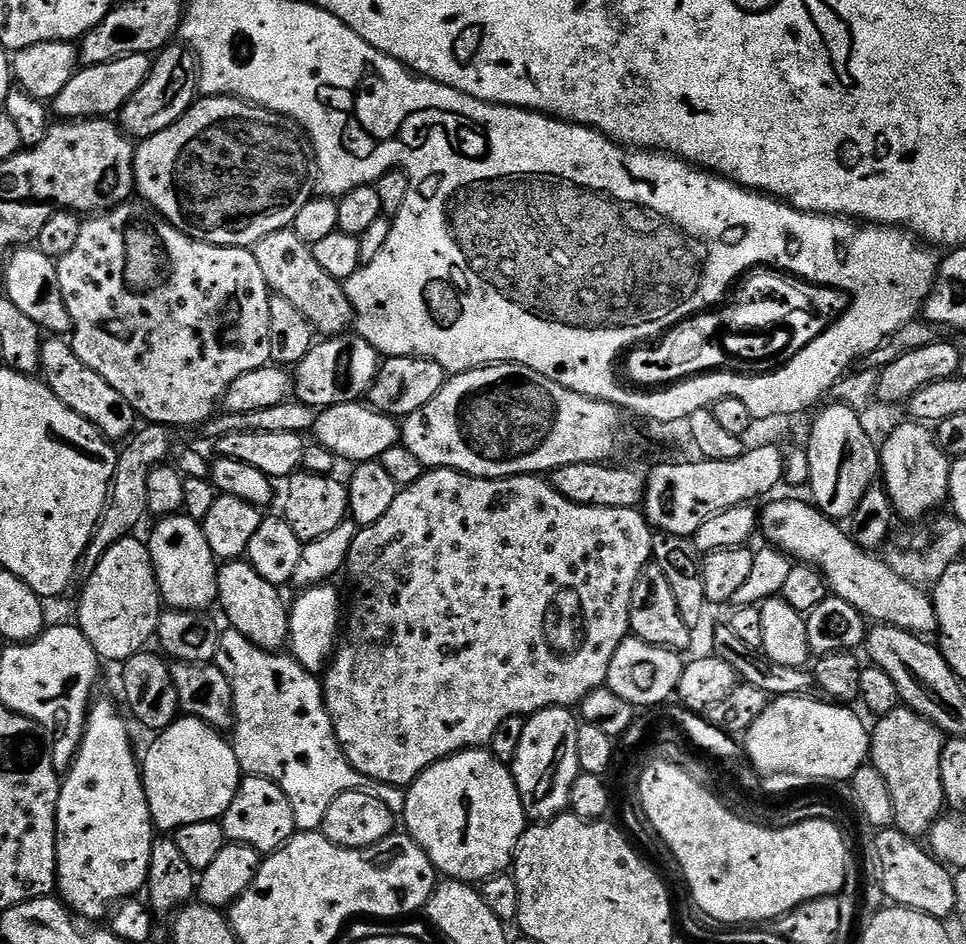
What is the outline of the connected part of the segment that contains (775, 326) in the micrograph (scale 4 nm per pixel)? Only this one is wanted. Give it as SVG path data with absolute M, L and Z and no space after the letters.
M754 262L754 266L745 270L743 279L752 280L744 296L748 299L746 306L756 316L756 333L762 338L758 367L764 372L794 358L794 354L801 352L815 336L825 332L850 310L850 306L844 306L846 292L836 290L836 284L808 284L806 280L802 282L802 278L781 282L778 276L770 276L770 262Z

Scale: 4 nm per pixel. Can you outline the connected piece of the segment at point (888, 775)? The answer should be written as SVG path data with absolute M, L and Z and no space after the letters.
M903 706L890 710L875 723L870 728L870 764L878 770L890 792L892 824L907 836L927 837L946 808L942 790L945 733Z

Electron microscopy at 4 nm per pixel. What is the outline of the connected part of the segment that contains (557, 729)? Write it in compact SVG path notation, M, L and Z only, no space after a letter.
M543 708L524 721L522 742L510 765L516 779L524 815L529 821L543 822L561 815L569 807L572 787L580 777L578 762L578 716L572 708Z

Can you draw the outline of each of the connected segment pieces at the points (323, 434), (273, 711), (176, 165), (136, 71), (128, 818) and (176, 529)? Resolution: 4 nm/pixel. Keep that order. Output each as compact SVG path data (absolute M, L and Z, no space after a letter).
M346 402L345 404L335 404L329 408L321 408L316 412L316 420L310 429L315 443L326 446L341 461L349 460L349 465L365 464L371 460L379 460L381 454L390 450L390 446L399 443L402 438L402 428L393 417L382 414L374 410L372 405L367 402Z
M230 626L220 633L214 662L220 667L222 674L226 674L226 682L230 682L230 690L234 694L236 722L230 732L230 743L240 763L241 773L261 776L277 784L282 794L290 798L290 810L294 810L294 822L299 831L317 831L323 825L324 815L332 800L347 792L370 794L370 798L378 798L378 802L383 802L386 810L390 810L393 816L403 817L406 806L405 789L364 776L354 770L351 762L344 757L334 734L332 719L324 705L324 689L313 673L307 672L291 655L267 652L265 648L254 646L250 638L238 634L238 630Z
M204 96L197 99L188 112L182 114L178 122L174 122L174 126L154 134L148 140L139 141L134 152L132 169L136 172L135 191L143 203L149 204L155 212L169 220L182 234L207 244L217 244L223 248L251 249L252 245L266 238L266 234L274 234L283 228L291 228L294 218L298 218L298 210L302 210L302 206L306 206L306 202L313 195L314 153L304 129L299 128L296 122L288 116L271 112L248 100L239 100L237 96Z
M145 54L123 56L117 60L111 60L105 64L90 64L73 72L70 82L62 86L62 90L56 96L54 107L60 120L94 120L97 118L112 118L119 113L142 86L142 82L148 77L152 69L152 60Z
M97 699L88 709L88 721L84 727L84 737L80 743L79 750L76 751L76 757L72 760L72 767L68 769L63 777L60 785L60 797L58 798L58 810L56 811L56 886L58 896L72 909L77 917L88 922L103 921L100 919L103 916L105 919L120 901L135 897L145 891L148 882L148 871L150 870L150 850L154 839L154 827L141 776L141 765L138 763L138 754L136 758L136 752L132 749L132 736L128 733L129 721L126 719L125 713L123 711L120 713L110 701L99 700Z
M169 514L159 517L155 523L152 533L146 536L146 543L163 603L169 609L181 612L208 610L208 607L215 605L218 600L218 561L210 550L210 542L206 542L201 521L194 520L187 514Z

